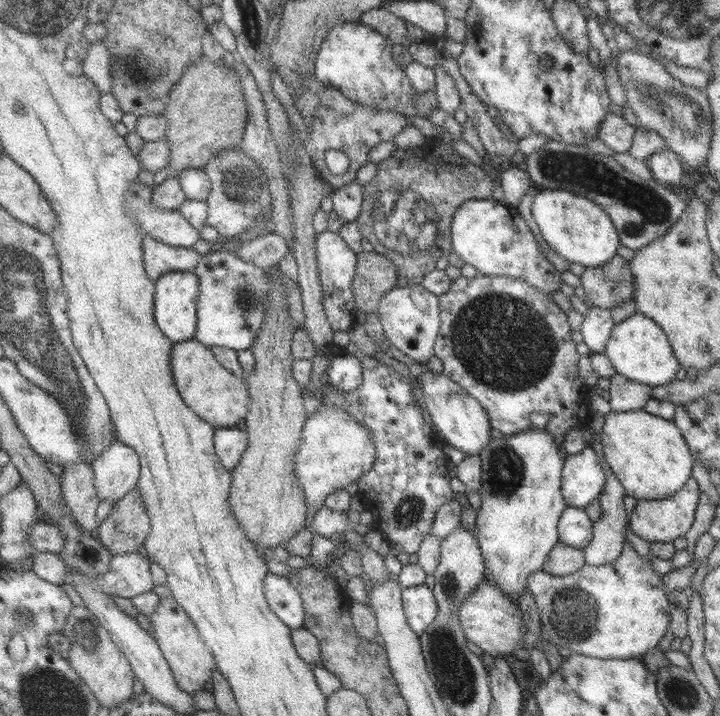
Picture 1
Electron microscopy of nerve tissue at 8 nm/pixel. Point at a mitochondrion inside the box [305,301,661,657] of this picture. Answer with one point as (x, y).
(573, 613)

